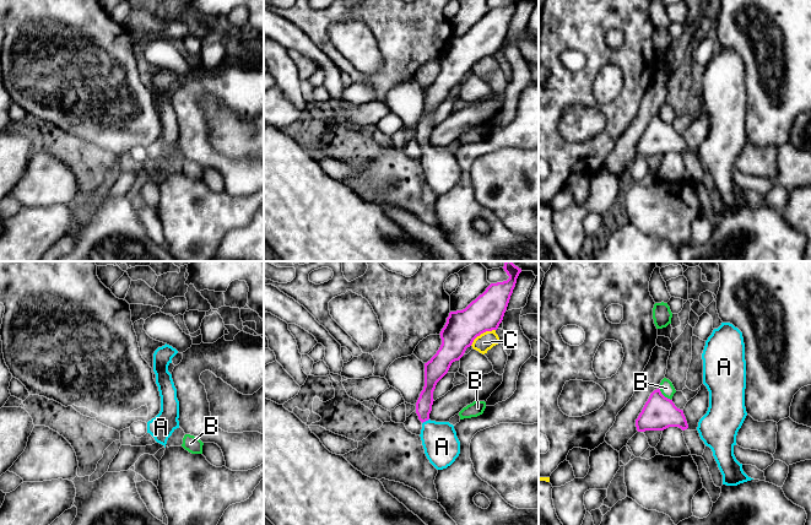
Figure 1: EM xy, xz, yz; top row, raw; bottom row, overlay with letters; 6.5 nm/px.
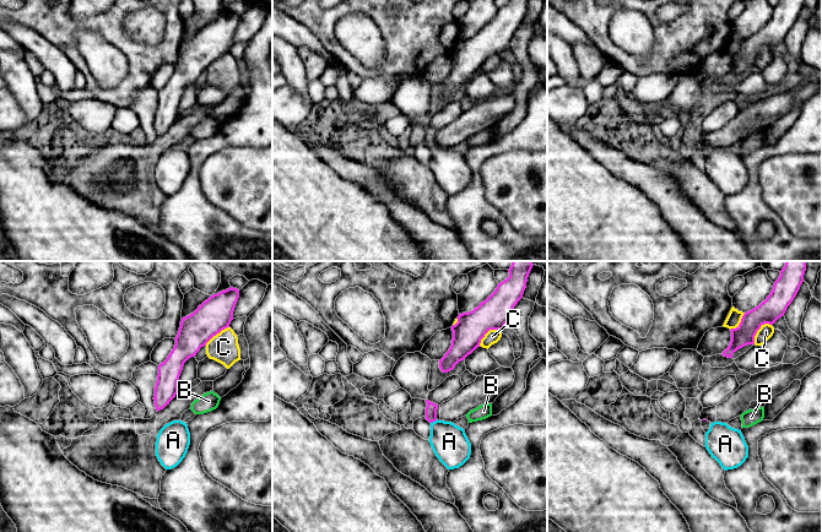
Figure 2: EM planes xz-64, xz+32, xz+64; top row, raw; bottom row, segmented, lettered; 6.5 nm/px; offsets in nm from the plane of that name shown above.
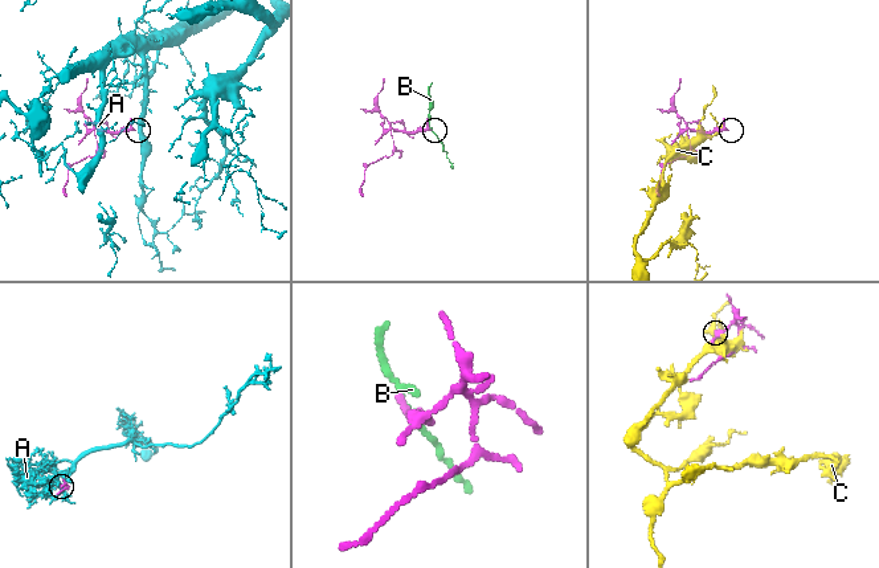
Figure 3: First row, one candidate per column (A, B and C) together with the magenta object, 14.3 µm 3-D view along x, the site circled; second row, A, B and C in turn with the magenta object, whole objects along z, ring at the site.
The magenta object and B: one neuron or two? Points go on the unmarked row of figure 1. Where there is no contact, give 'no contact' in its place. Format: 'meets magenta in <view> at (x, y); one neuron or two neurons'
meets magenta in yz at (663, 120); two neurons

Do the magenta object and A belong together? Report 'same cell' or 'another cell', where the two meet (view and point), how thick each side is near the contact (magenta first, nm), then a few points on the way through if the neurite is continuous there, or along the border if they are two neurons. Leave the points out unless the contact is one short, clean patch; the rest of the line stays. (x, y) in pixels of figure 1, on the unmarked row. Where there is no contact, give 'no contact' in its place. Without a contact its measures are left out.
same cell; contact xz (425, 146); calibres 110 and 240 nm; way xz (423, 131), (425, 146), (439, 164), (442, 172)

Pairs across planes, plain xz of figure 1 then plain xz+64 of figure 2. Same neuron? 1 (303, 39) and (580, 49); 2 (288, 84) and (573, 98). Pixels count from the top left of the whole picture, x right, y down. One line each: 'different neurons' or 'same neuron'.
1: different neurons
2: different neurons

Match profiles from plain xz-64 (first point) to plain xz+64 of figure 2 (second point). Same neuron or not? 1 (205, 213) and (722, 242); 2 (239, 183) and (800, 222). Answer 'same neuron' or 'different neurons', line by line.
1: different neurons
2: same neuron

